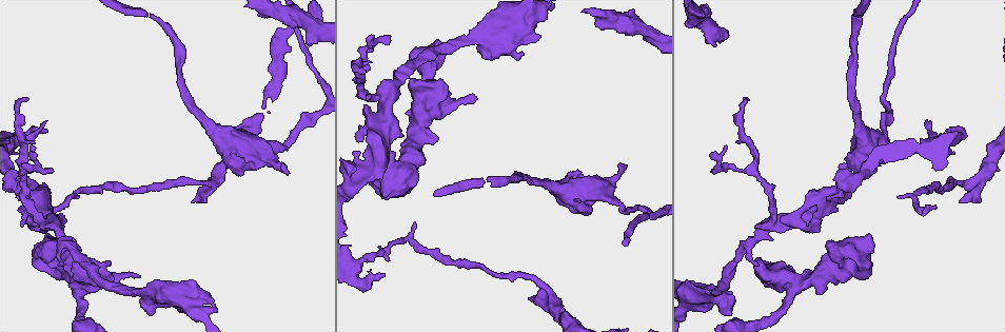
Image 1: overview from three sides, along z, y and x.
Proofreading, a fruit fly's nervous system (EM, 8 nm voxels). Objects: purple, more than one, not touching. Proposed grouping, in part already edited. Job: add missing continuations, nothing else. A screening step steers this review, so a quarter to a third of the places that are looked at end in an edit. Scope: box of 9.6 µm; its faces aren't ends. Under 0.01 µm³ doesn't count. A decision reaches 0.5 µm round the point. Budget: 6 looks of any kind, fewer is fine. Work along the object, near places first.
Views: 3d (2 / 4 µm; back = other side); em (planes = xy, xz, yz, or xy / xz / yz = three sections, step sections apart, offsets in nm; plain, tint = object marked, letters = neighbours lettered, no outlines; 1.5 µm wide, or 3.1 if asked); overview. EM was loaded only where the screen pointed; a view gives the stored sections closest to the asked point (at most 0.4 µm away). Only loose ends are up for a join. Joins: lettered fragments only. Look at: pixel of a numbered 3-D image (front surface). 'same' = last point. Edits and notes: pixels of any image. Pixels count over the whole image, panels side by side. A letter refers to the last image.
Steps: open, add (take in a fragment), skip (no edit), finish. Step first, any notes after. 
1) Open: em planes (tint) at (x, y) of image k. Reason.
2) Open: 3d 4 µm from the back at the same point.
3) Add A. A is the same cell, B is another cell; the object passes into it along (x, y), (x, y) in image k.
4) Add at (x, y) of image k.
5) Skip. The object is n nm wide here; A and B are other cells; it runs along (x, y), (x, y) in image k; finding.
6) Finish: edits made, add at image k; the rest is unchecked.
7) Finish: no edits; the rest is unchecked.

Open: 3d 4 µm at (713, 46) of image 1. An open end.

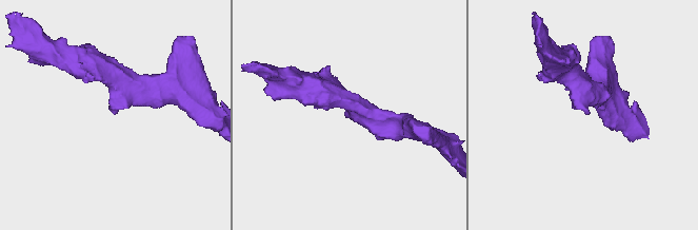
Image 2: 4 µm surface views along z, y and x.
Open: em xz step 4 (tint) at (352, 115) of image 2. Now the EM.

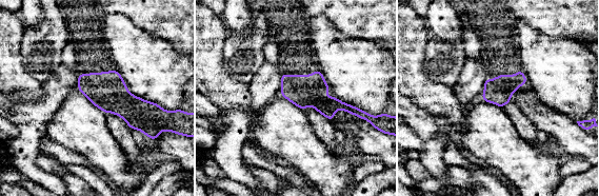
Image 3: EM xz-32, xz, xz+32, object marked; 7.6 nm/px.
Open: em planes (letters) at the same point.

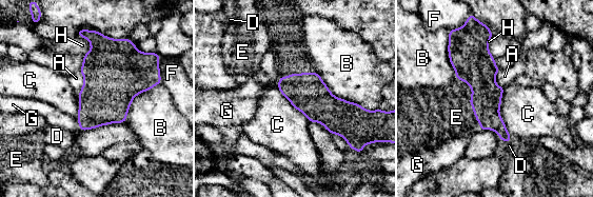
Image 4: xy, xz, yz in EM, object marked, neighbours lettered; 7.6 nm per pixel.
Skip. A, B, C, D, E, F, G and H are other cells; it runs along (485, 39), (487, 115), (508, 138) in image 4; no lettered fragment goes on from it.

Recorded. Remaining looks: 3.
Open: em planes (letters) at (285, 172) of image 1. Free end.

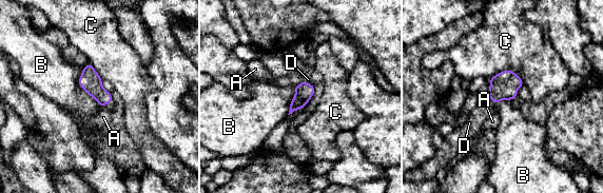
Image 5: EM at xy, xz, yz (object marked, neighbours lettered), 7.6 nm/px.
Add D. D is the same cell, A, B and C are other cells; the object passes into it along (304, 92), (295, 87), (283, 81) in image 5; it goes on there.

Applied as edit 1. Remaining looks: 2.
Finish: edits made, add at image 5; the rest is unchecked.

